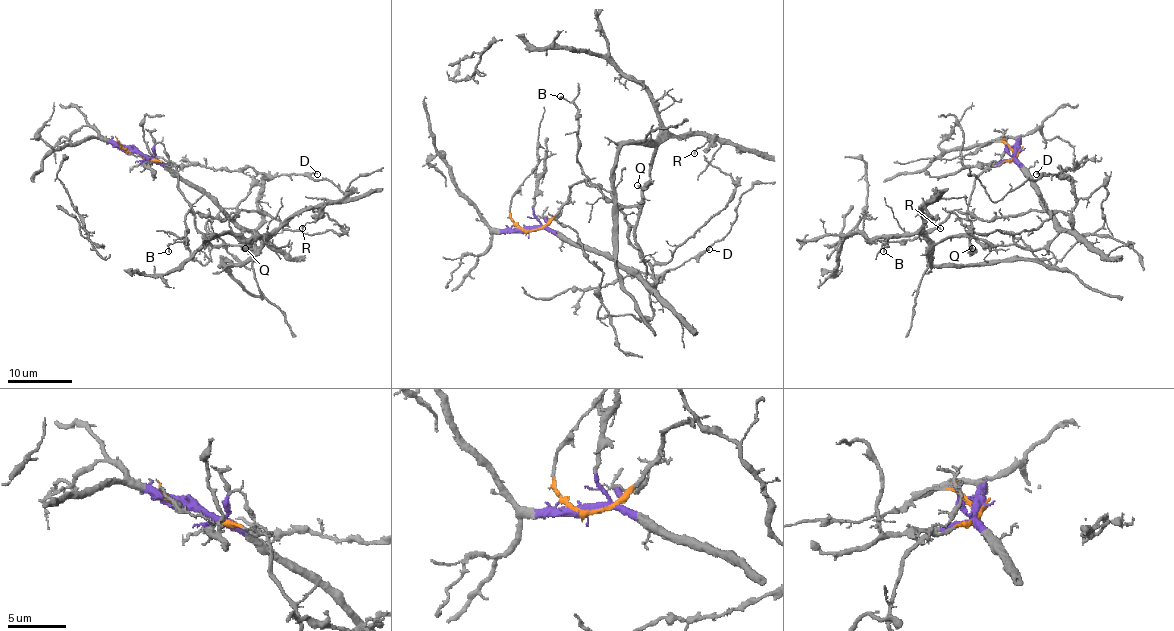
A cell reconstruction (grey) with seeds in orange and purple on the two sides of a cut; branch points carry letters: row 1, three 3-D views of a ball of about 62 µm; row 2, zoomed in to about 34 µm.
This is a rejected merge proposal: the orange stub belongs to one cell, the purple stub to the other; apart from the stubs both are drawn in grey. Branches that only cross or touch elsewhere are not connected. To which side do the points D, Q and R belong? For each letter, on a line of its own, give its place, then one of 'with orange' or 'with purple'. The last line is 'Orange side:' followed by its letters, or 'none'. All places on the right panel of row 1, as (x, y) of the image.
D: (1036, 174) | with purple
Q: (972, 248) | with orange
R: (940, 228) | with orange
Orange side: Q, R

